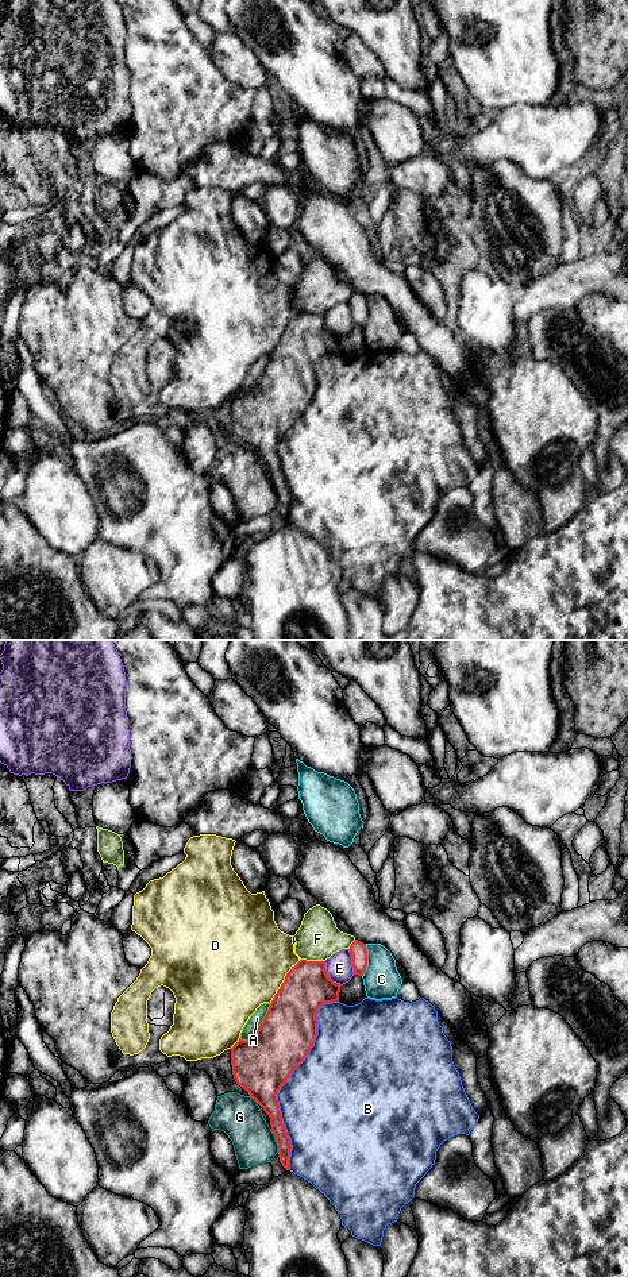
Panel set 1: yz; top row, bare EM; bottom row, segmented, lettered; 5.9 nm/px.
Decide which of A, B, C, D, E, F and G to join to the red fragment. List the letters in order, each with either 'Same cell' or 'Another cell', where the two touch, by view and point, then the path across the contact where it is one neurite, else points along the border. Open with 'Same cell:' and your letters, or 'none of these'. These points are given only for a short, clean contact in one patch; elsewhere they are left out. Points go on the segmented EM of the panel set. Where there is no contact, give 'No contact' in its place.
Same cell: none of these
A: Another cell. Touches red at yz (259, 1026)
B: Another cell. Touches red at yz (286, 1079)
C: Another cell. Touches red at yz (366, 960). Boundary: yz (366, 944), (366, 969), (362, 976)
D: Another cell. Touches red at yz (284, 982)
E: Another cell. Touches red at yz (327, 975)
F: Another cell. Touches red at yz (312, 961)
G: Another cell. Touches red at yz (276, 1141)

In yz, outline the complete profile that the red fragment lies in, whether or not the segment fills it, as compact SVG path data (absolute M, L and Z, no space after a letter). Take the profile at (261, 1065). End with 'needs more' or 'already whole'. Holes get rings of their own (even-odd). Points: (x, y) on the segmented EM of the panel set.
M300 960L286 973L255 1035L248 1041L239 1038L231 1048L234 1079L269 1115L280 1162L286 1170L292 1145L281 1118L277 1093L313 1046L317 1035L317 1010L324 1003L339 1002L340 987L328 977L324 961Z | already whole

